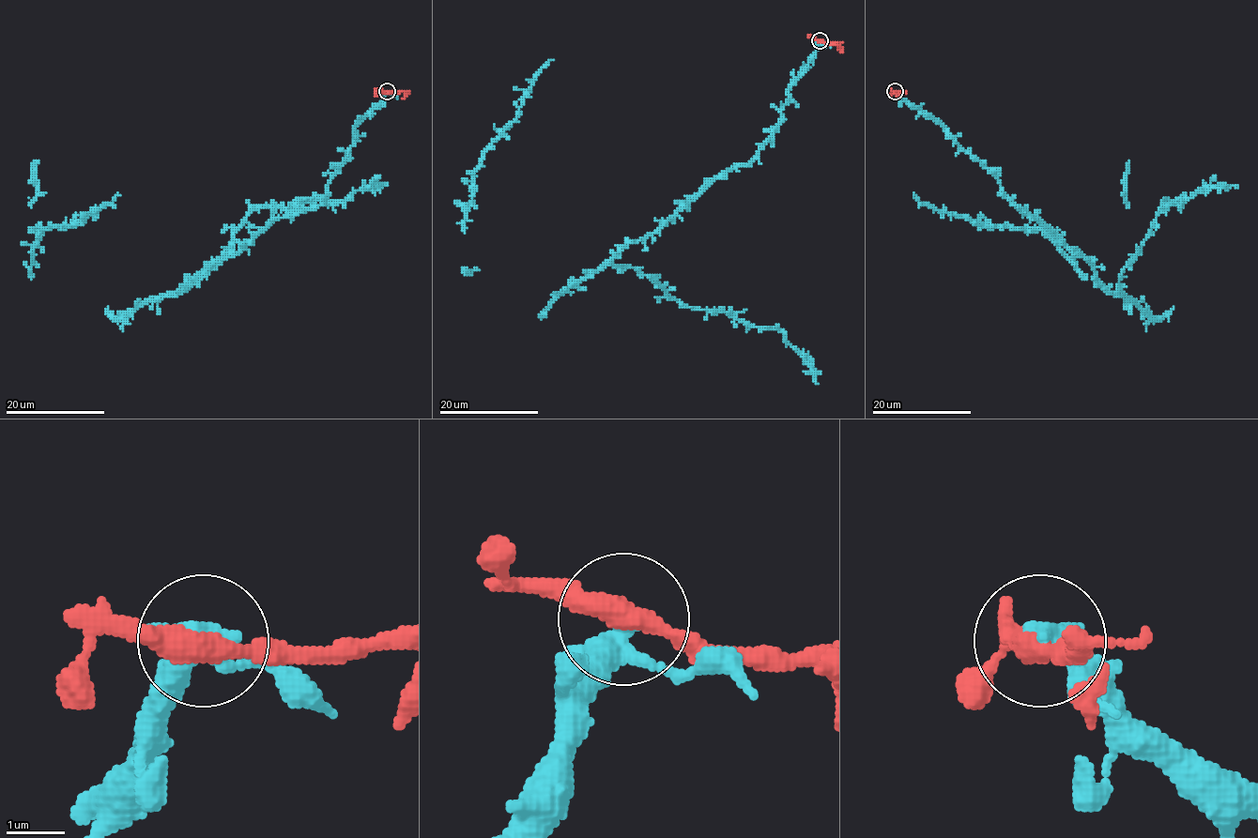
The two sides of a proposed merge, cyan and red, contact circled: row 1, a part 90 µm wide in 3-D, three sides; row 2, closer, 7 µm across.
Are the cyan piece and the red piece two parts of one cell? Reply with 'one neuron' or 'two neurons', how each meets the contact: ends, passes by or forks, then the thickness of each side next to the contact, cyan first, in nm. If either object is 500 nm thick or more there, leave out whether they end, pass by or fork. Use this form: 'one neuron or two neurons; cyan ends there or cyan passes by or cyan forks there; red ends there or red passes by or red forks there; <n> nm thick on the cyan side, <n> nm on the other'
two neurons; cyan passes by; red passes by; 360 nm thick on the cyan side, 400 nm on the other

